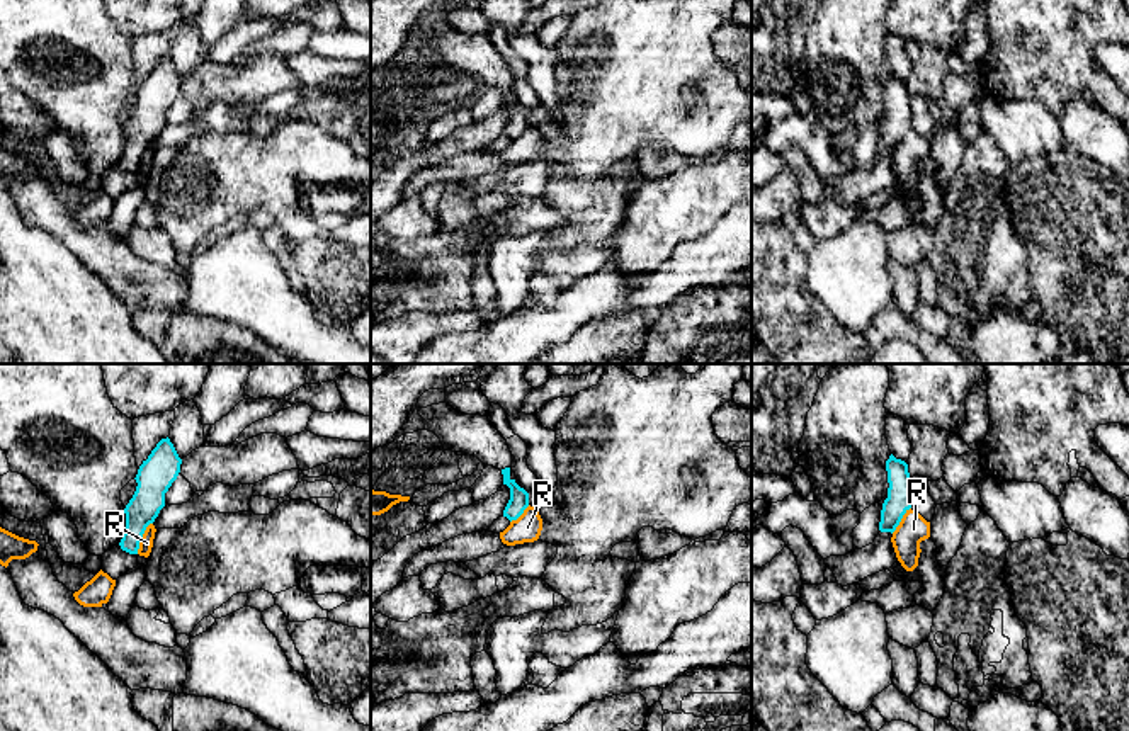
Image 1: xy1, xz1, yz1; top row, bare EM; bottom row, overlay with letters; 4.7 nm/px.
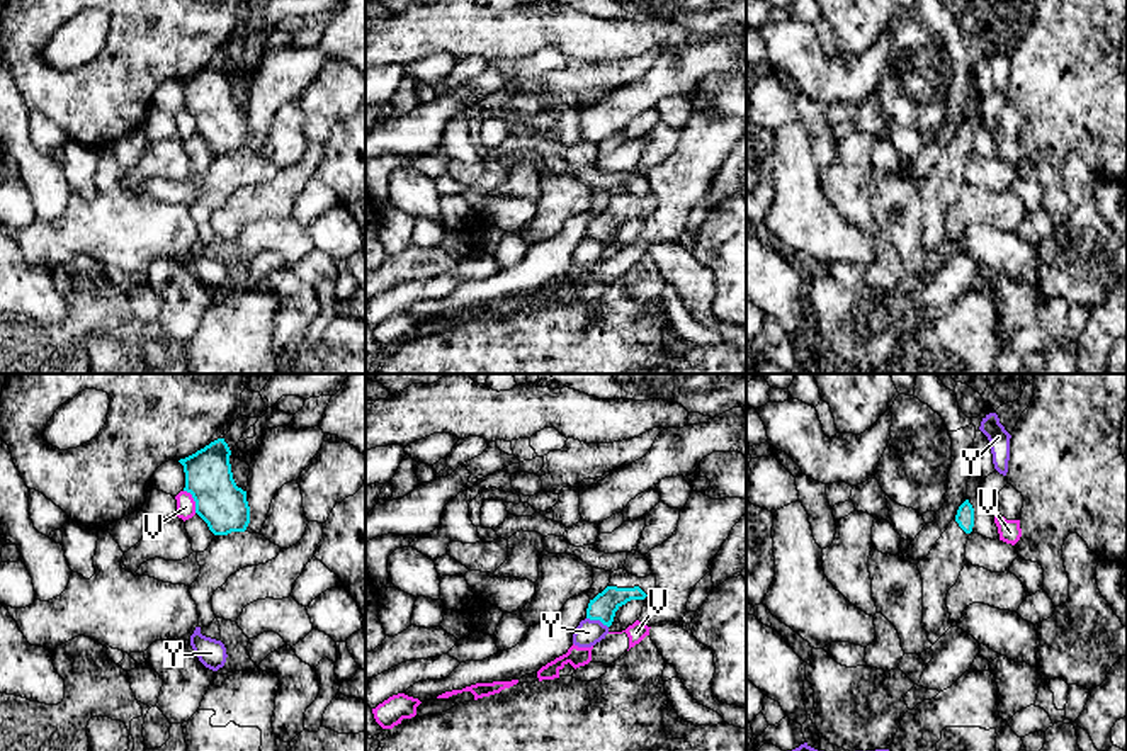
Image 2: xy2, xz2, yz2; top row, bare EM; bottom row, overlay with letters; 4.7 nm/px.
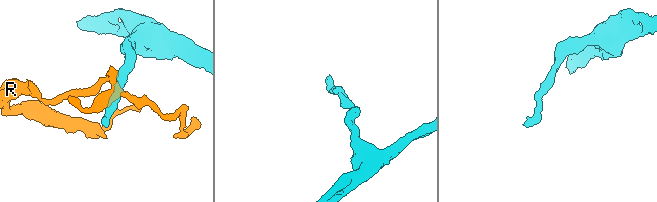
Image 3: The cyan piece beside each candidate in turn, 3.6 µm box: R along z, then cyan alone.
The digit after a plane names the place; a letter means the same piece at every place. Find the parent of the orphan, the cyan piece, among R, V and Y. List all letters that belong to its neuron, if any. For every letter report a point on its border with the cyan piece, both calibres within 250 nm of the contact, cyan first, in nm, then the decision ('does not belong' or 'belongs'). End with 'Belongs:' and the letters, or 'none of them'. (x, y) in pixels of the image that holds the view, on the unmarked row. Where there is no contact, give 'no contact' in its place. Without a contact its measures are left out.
R: xy1 (141, 157) | 150/60 nm | does not belong
V: xy2 (194, 119) | 220/100 nm | does not belong
Y: xz2 (597, 238) | 120/120 nm | does not belong
Belongs: none of them

